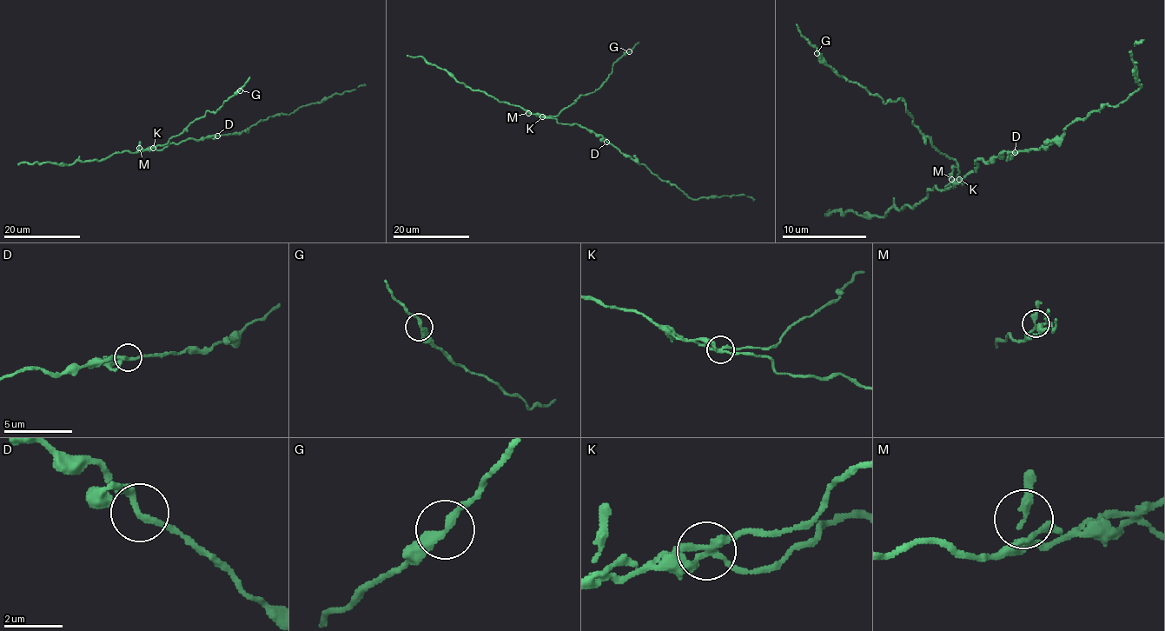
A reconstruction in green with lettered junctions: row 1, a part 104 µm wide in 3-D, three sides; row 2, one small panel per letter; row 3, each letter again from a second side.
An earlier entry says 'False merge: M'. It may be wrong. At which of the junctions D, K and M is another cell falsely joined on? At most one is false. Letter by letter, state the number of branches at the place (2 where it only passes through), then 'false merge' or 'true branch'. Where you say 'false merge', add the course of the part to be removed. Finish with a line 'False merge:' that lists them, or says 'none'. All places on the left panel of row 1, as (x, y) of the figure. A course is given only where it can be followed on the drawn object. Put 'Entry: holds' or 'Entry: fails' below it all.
D: 3 | true branch
K: 3 | true branch
M: 3 | true branch
False merge: none
Entry: fails

